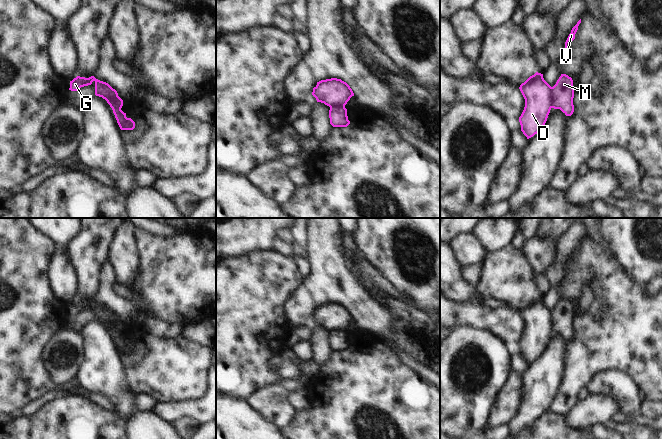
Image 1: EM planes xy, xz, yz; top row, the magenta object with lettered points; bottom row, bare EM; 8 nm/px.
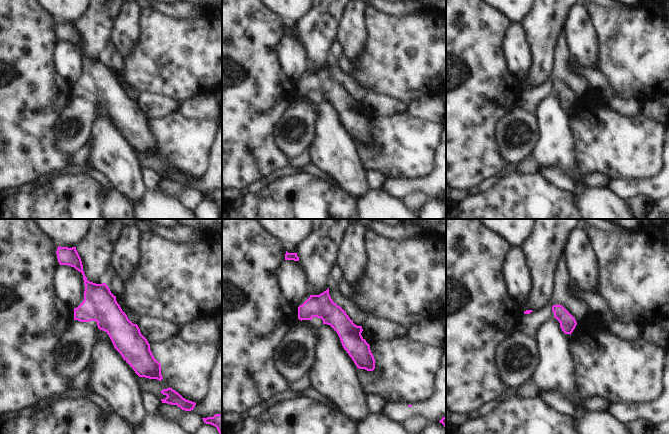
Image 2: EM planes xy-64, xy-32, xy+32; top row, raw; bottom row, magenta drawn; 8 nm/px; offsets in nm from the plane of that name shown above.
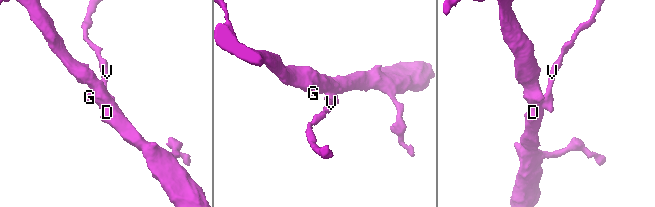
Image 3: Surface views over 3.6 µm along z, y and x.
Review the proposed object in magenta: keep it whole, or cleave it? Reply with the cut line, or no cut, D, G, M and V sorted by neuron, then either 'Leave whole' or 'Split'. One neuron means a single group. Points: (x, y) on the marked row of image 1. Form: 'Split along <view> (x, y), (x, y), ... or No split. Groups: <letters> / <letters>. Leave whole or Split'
Split along yz (552, 87), (551, 107). Groups: D G / M V. Split.

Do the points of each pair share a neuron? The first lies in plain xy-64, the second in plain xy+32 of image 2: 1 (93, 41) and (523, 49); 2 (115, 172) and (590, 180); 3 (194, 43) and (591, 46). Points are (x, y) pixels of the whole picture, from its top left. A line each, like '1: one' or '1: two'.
1: two
2: two
3: two

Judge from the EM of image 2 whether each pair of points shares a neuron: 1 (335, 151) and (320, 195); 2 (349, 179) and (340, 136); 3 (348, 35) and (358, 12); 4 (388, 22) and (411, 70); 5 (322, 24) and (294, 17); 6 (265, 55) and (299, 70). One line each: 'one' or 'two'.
1: two
2: one
3: one
4: one
5: two
6: two

